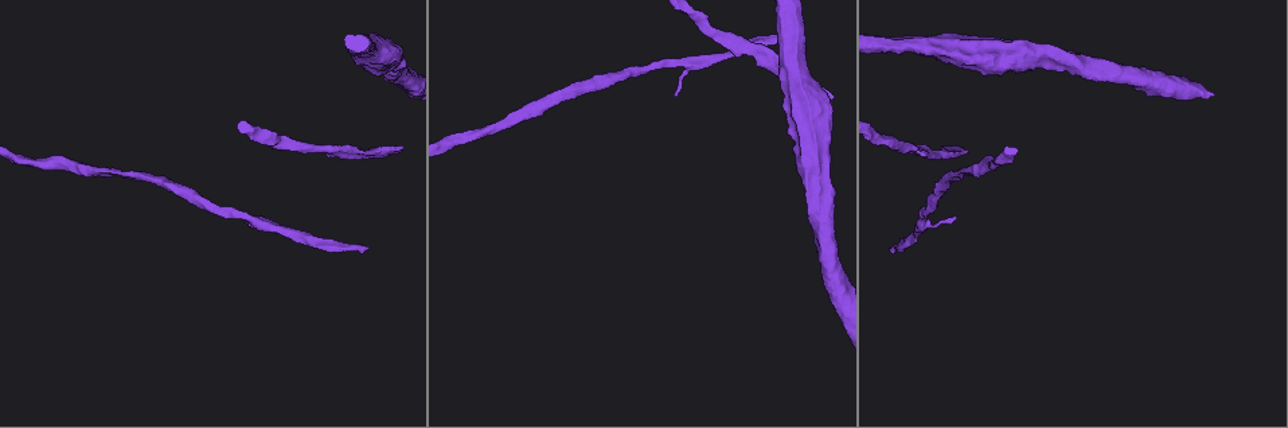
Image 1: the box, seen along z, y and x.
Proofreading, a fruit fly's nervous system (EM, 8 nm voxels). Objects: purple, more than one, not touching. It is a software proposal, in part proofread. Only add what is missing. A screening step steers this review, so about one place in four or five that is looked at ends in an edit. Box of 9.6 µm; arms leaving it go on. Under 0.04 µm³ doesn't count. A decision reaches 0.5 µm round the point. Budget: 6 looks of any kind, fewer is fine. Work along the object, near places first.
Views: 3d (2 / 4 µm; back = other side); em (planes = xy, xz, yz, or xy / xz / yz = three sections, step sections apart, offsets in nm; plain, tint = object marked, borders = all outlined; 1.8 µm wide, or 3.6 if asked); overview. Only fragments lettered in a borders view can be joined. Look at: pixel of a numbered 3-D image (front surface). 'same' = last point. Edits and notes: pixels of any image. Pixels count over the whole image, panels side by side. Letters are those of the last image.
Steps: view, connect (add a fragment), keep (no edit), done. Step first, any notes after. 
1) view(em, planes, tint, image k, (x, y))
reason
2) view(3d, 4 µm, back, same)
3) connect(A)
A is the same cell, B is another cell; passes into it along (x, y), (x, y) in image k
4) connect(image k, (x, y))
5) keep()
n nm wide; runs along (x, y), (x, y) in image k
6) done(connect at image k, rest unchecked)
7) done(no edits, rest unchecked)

view(3d, 2 µm, image 1, (956, 217))
tapers out

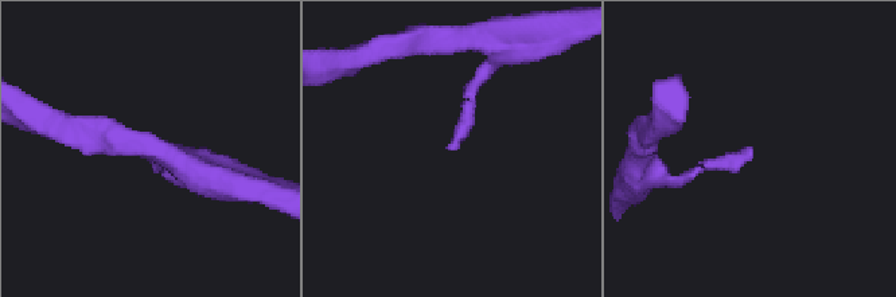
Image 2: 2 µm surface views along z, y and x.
view(em, 3.6 µm, xz, step 8, plain, image 2, (749, 154))

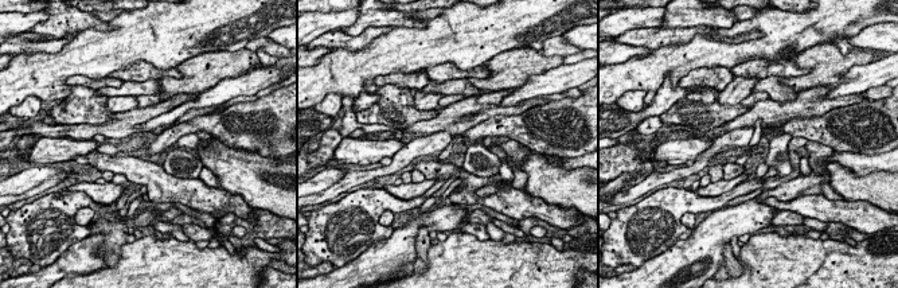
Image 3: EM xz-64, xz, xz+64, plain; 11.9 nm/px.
view(em, 3.6 µm, xz, step 8, borders, same)

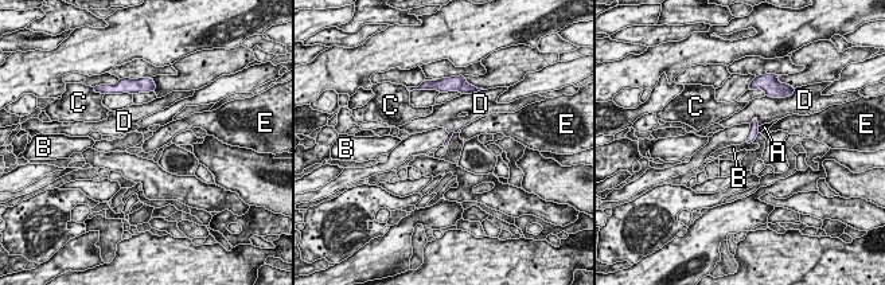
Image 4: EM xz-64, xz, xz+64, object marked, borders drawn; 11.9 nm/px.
keep()
A, B, C, D and E are other cells; border along (745, 141), (752, 143) in image 4; none of them fits

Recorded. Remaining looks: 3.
view(em, planes, borders, image 1, (367, 247))
branch stops here

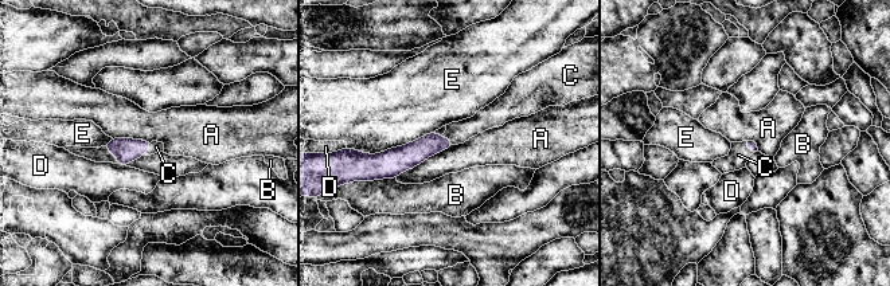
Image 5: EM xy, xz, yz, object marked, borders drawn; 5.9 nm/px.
connect(C)
C is the same cell, A, B, D and E are other cells; passes into it along (125, 149), (149, 148), (156, 147) in image 5; the neuron continues

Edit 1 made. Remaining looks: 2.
done(connect at image 5, rest unchecked)

